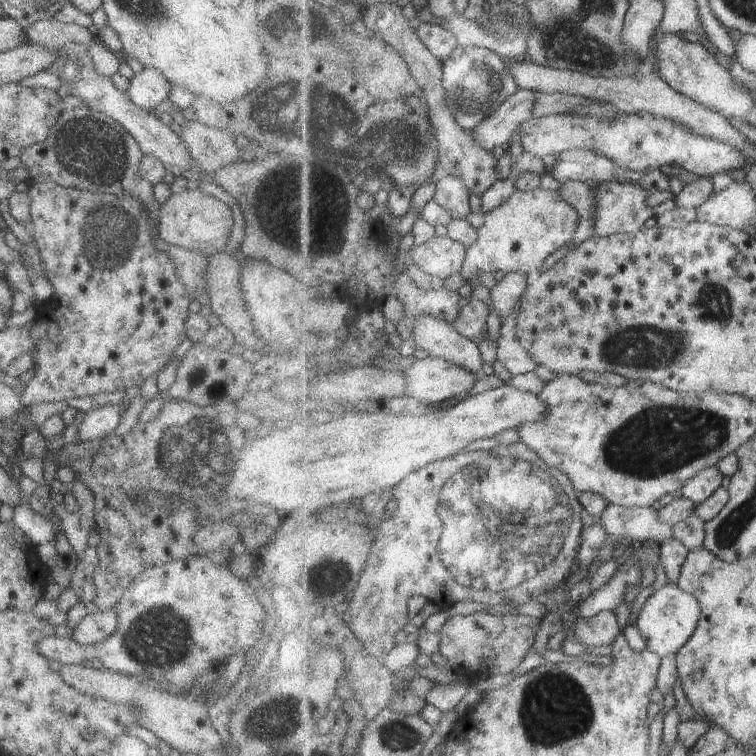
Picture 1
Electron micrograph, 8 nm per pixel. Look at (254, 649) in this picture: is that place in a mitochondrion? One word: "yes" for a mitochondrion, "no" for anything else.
no

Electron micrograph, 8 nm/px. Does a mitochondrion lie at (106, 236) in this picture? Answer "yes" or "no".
yes

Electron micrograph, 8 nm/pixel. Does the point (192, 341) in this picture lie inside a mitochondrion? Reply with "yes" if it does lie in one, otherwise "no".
no

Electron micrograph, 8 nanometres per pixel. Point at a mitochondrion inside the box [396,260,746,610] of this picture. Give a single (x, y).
(542, 530)

